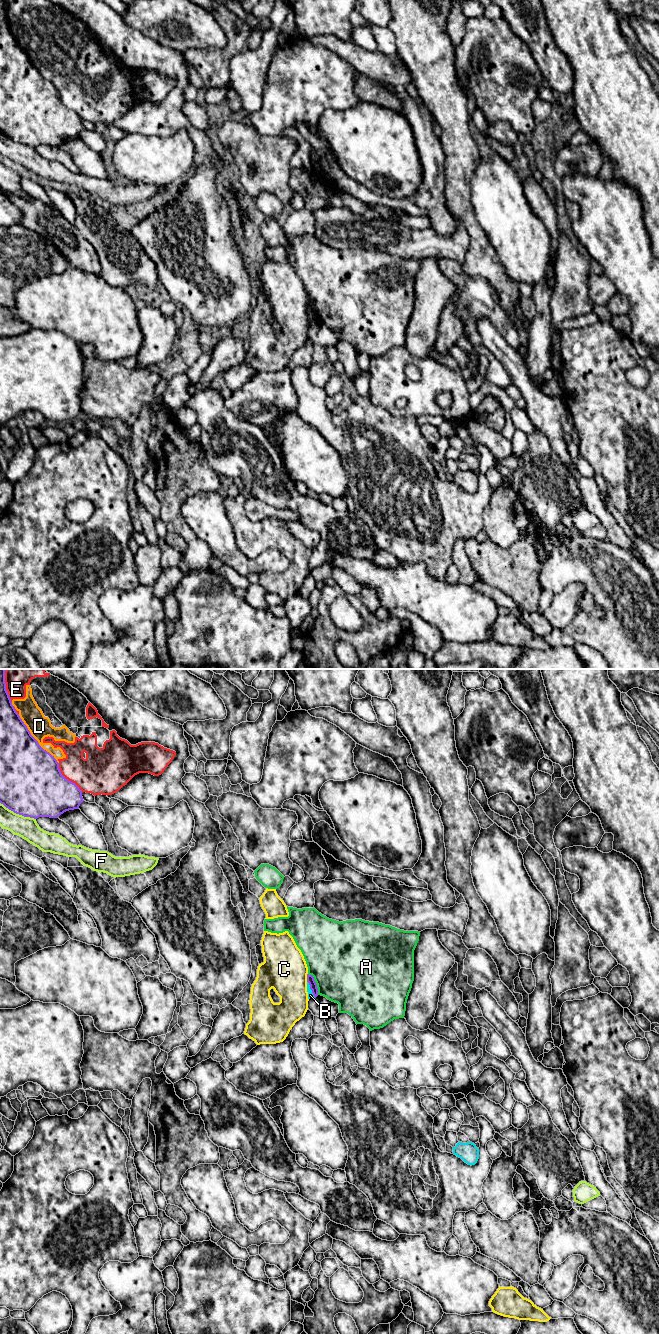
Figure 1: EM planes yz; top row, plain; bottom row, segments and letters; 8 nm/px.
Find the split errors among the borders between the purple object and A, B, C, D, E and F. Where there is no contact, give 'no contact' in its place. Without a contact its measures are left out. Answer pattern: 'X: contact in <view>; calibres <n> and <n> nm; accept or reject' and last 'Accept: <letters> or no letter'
A: contact in yz; calibres 60 and 480 nm; reject
B: contact in yz; calibres 60 and 50 nm; reject
C: contact in yz; calibres 60 and 360 nm; reject
D: contact in yz; calibres 420 and 180 nm; reject
E: contact in yz; calibres 140 and 240 nm; reject
F: contact in yz; calibres 500 and 170 nm; reject
Accept: no letter

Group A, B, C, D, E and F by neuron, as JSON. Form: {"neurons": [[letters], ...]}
{"neurons": [["A"], ["B"], ["C"], ["D", "E"], ["F"]]}

